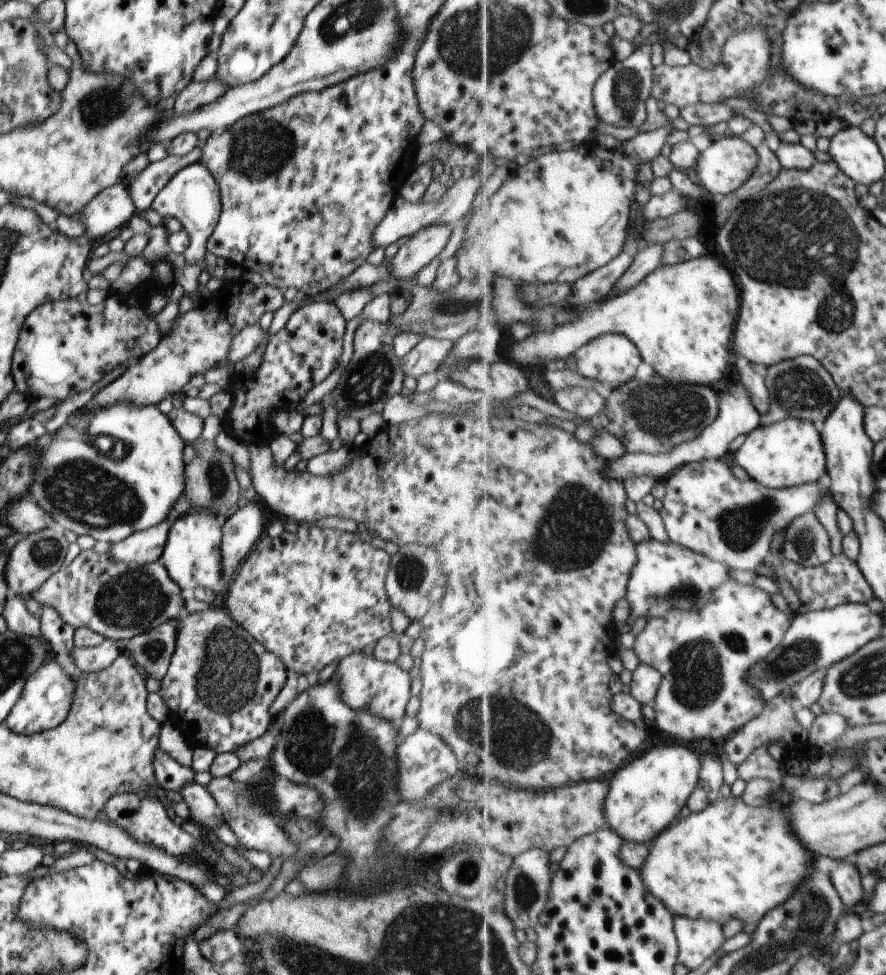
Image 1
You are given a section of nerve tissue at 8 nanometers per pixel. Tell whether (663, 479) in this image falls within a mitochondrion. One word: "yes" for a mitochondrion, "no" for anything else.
no

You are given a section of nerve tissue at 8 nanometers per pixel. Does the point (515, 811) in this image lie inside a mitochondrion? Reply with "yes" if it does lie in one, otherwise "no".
no

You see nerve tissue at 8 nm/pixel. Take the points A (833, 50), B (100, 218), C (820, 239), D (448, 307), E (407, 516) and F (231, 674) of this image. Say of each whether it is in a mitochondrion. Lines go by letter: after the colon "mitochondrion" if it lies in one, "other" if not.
A: other
B: other
C: mitochondrion
D: mitochondrion
E: other
F: mitochondrion

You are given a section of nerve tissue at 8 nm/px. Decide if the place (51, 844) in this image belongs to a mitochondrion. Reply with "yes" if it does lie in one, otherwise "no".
no

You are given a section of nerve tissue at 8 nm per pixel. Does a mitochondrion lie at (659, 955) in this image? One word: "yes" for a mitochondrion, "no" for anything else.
no

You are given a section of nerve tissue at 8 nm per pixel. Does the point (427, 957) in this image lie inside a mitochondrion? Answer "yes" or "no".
yes

